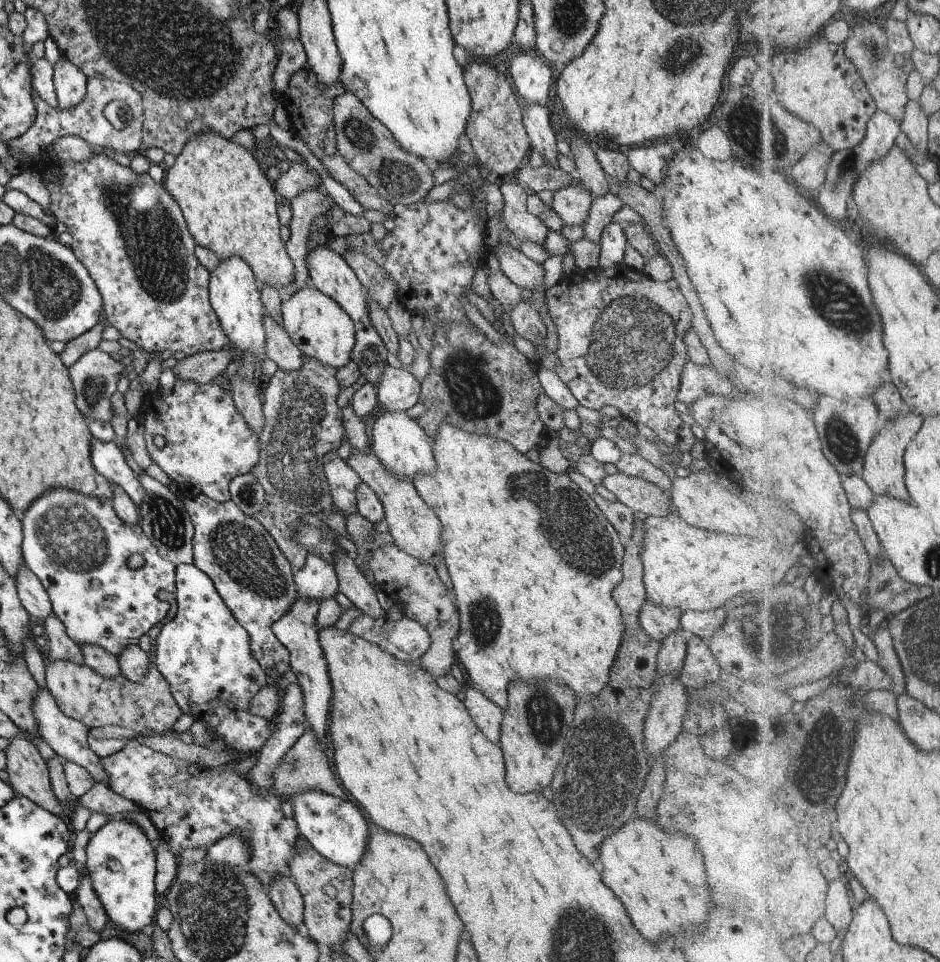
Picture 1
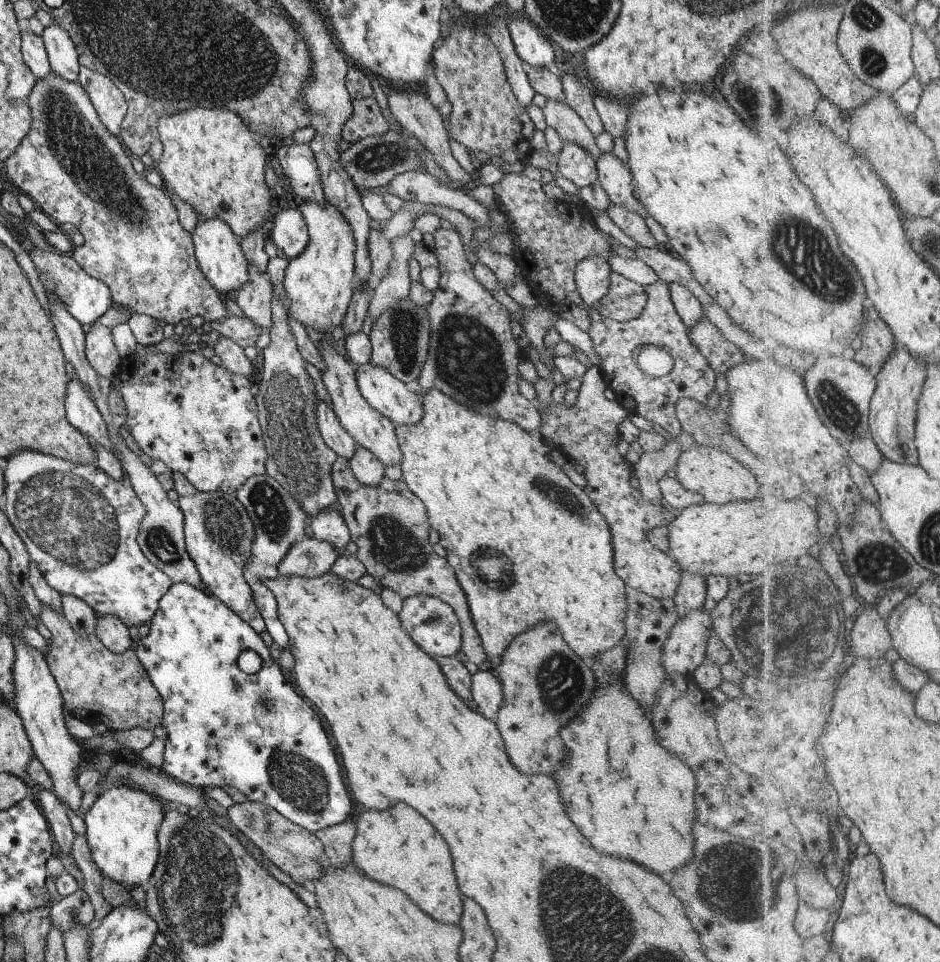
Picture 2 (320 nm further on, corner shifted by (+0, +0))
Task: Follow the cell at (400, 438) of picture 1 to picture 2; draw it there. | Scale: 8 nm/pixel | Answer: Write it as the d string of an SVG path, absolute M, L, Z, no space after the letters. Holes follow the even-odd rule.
M367 362L361 368L355 367L354 375L361 396L394 425L419 422L421 396L410 393L404 382L391 376L382 366Z

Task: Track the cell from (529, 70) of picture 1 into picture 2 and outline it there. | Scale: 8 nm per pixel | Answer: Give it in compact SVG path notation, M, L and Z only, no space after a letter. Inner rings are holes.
M513 15L508 24L514 51L523 63L554 70L553 49L546 36L528 19Z

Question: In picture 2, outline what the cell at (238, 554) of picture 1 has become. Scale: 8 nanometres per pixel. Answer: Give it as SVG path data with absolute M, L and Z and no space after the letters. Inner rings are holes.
M172 472L177 506L181 509L184 525L184 547L194 562L201 582L209 594L228 606L256 633L266 630L263 617L253 602L252 590L243 578L243 565L250 555L254 540L252 522L235 494L223 491L199 492L180 472Z

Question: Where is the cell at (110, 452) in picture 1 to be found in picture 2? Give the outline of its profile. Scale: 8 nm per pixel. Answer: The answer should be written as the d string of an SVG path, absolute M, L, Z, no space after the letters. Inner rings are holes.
M75 375L66 382L64 407L66 419L71 426L108 451L113 451L105 421L97 410L91 393Z

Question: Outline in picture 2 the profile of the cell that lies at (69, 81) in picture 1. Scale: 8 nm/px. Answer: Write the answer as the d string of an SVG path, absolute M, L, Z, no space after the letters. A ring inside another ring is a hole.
M55 23L45 26L41 40L46 52L50 72L68 81L75 81L78 73L78 56L71 37Z

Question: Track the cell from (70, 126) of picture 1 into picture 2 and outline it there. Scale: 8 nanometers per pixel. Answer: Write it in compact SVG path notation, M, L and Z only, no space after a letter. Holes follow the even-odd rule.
M83 65L78 66L76 81L85 89L101 124L117 136L127 106L121 91L109 78Z

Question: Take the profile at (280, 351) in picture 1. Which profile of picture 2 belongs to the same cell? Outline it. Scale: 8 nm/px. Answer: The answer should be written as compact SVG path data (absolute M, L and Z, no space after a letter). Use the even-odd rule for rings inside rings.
M253 263L246 266L247 280L232 293L244 316L254 322L261 331L269 330L271 326L270 304L272 299L272 282L266 272L257 270Z

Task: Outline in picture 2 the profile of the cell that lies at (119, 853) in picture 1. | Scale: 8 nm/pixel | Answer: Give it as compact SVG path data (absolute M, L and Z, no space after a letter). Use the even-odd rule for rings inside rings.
M109 785L105 789L81 816L91 858L106 879L140 886L153 876L158 857L156 832L163 818L162 804L149 793L135 787Z

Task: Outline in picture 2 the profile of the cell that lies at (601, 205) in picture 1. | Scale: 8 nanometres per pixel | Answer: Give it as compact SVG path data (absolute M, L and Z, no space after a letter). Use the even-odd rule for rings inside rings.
M602 152L596 160L596 180L614 205L636 212L641 218L648 216L645 207L634 192L632 176L623 162L613 153Z

